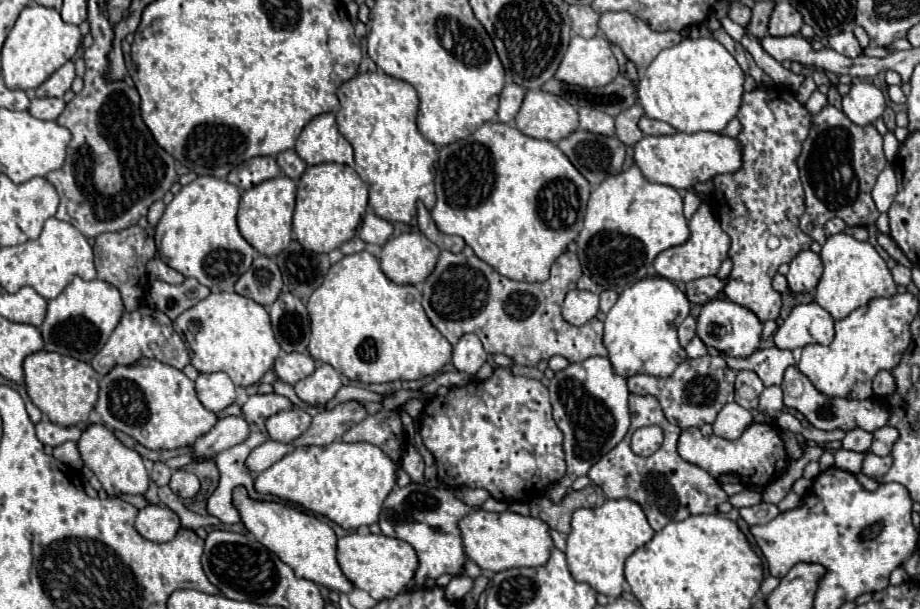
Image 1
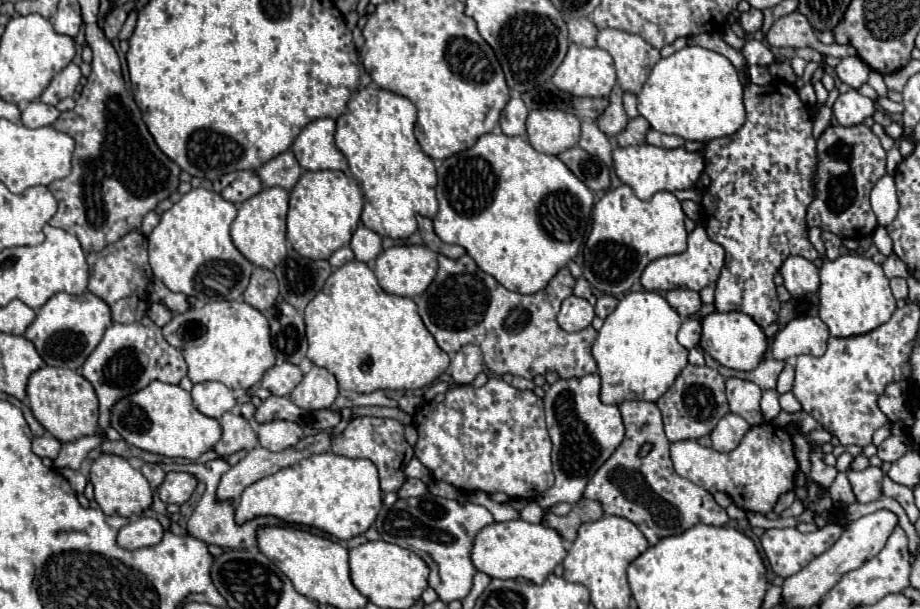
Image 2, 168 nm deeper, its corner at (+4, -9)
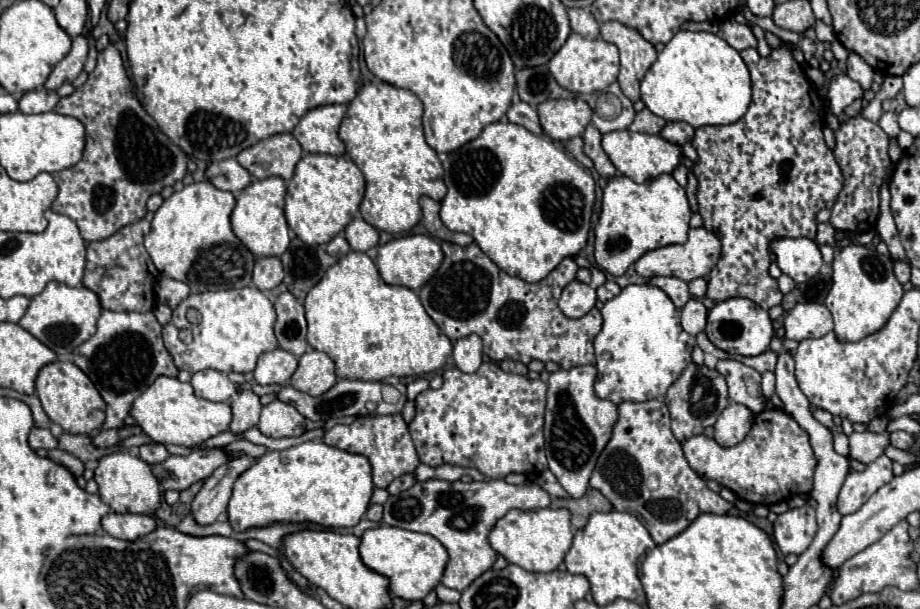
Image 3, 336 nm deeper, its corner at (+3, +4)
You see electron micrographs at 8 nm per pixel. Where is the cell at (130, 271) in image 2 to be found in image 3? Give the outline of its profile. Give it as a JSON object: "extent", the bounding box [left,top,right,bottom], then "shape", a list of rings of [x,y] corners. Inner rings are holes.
{"extent":[82,219,156,313],"shape":[[[140,219],[132,225],[122,227],[104,241],[88,243],[86,271],[82,285],[98,293],[102,307],[110,311],[138,311],[146,313],[154,307],[154,281],[156,267],[144,249],[144,235],[150,231],[150,223]]]}

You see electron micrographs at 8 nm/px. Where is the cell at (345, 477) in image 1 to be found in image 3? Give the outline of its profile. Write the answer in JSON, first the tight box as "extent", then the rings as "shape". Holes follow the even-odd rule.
{"extent":[228,441,372,531],"shape":[[[306,441],[302,445],[284,451],[266,451],[254,465],[244,471],[236,483],[234,493],[228,503],[228,519],[236,531],[244,531],[252,525],[270,525],[274,521],[282,523],[318,523],[322,527],[354,527],[368,511],[372,499],[372,465],[364,455],[348,453],[338,447],[326,445],[324,441]]]}

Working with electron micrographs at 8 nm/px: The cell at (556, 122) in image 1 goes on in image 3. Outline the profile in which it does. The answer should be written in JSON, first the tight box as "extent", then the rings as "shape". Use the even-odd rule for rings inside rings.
{"extent":[536,97,592,141],"shape":[[[580,97],[548,99],[536,107],[544,135],[554,141],[568,141],[584,133],[592,119],[592,109]]]}

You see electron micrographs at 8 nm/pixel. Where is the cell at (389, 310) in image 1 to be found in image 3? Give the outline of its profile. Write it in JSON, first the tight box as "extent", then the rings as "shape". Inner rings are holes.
{"extent":[306,251,452,381],"shape":[[[350,251],[316,283],[306,295],[306,319],[308,319],[308,343],[322,353],[328,353],[336,363],[336,375],[344,379],[382,381],[386,377],[412,377],[440,369],[446,357],[452,353],[450,339],[428,317],[420,305],[416,291],[408,287],[388,285],[382,281],[374,261],[360,251]]]}

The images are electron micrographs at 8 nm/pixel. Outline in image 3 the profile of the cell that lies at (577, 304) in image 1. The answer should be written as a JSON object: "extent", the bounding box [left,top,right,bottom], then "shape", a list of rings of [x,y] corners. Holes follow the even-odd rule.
{"extent":[558,281,596,317],"shape":[[[572,281],[564,287],[558,305],[566,317],[584,317],[596,305],[596,291],[586,283]]]}

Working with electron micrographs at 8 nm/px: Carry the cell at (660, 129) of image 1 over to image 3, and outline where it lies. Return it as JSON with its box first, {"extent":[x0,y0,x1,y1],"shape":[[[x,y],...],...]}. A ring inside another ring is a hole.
{"extent":[660,123,694,145],"shape":[[[666,123],[666,127],[660,131],[660,137],[676,145],[684,145],[694,137],[694,127],[690,127],[688,123]]]}

